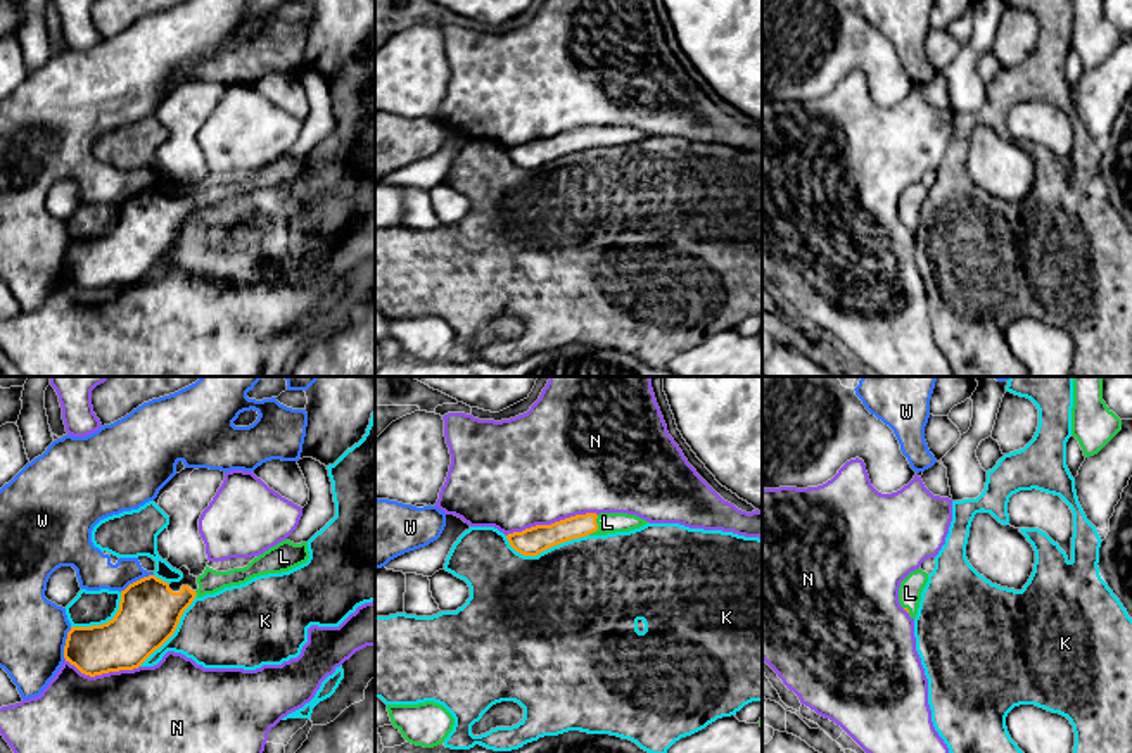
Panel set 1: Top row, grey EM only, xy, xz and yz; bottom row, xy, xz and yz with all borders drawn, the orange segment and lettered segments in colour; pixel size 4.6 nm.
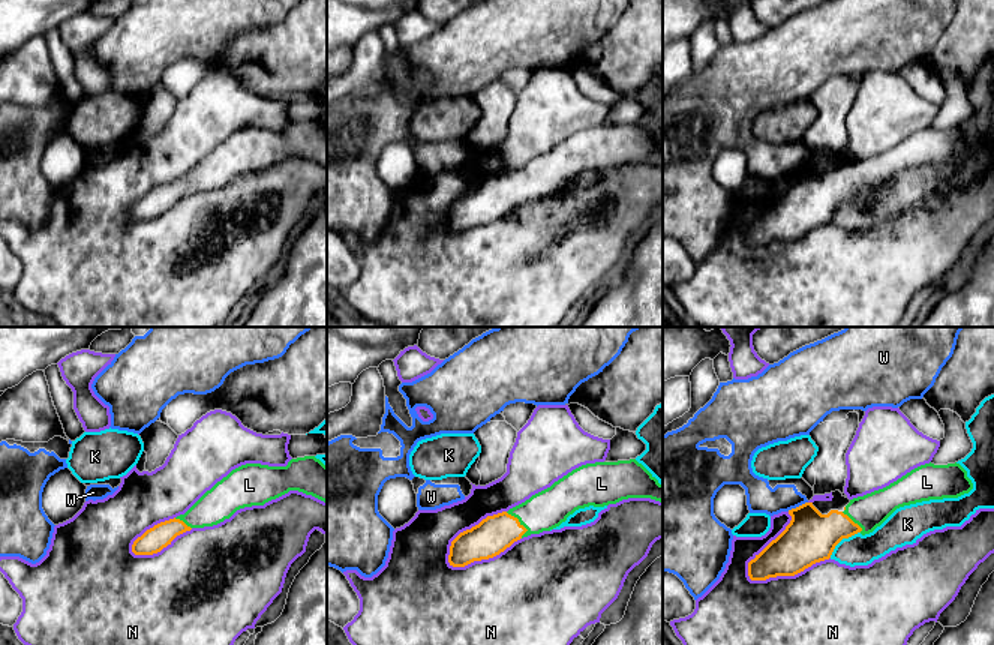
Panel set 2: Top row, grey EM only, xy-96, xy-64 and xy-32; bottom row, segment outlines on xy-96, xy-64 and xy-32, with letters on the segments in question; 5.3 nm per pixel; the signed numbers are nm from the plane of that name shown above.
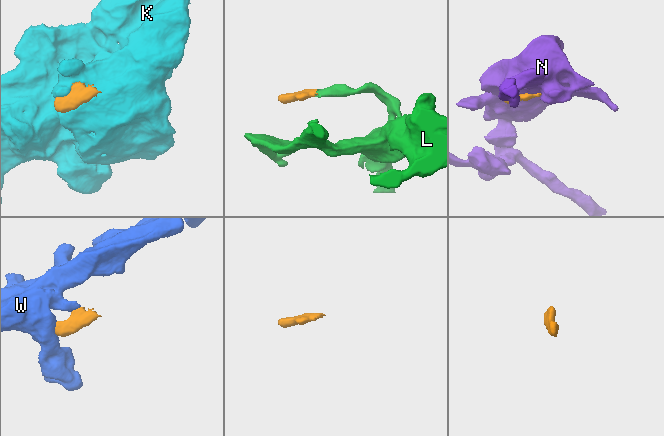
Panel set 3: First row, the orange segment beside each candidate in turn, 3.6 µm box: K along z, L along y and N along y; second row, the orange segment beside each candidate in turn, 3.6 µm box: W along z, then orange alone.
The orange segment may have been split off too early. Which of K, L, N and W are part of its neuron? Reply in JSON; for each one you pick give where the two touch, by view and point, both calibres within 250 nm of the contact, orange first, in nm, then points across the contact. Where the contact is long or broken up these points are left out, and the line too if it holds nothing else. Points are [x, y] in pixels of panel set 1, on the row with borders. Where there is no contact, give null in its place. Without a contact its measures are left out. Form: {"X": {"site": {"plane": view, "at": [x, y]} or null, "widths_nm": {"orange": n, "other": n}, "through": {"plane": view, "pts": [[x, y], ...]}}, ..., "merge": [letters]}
{"L": {"site": {"plane": "xz", "at": [597, 527]}, "widths_nm": {"orange": 110, "other": 100}, "through": {"plane": "xz", "pts": [[545, 536], [572, 527], [597, 527], [607, 522]]}}, "merge": ["L"]}

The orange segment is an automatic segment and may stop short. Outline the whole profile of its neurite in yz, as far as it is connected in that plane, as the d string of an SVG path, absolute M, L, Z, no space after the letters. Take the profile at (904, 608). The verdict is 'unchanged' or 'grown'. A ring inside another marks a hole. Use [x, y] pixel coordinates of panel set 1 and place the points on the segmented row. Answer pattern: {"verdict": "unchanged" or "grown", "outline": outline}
{"verdict": "grown", "outline": "M921 568L911 572L899 587L899 603L909 613L911 618L916 618L921 592L928 582L928 573Z"}

